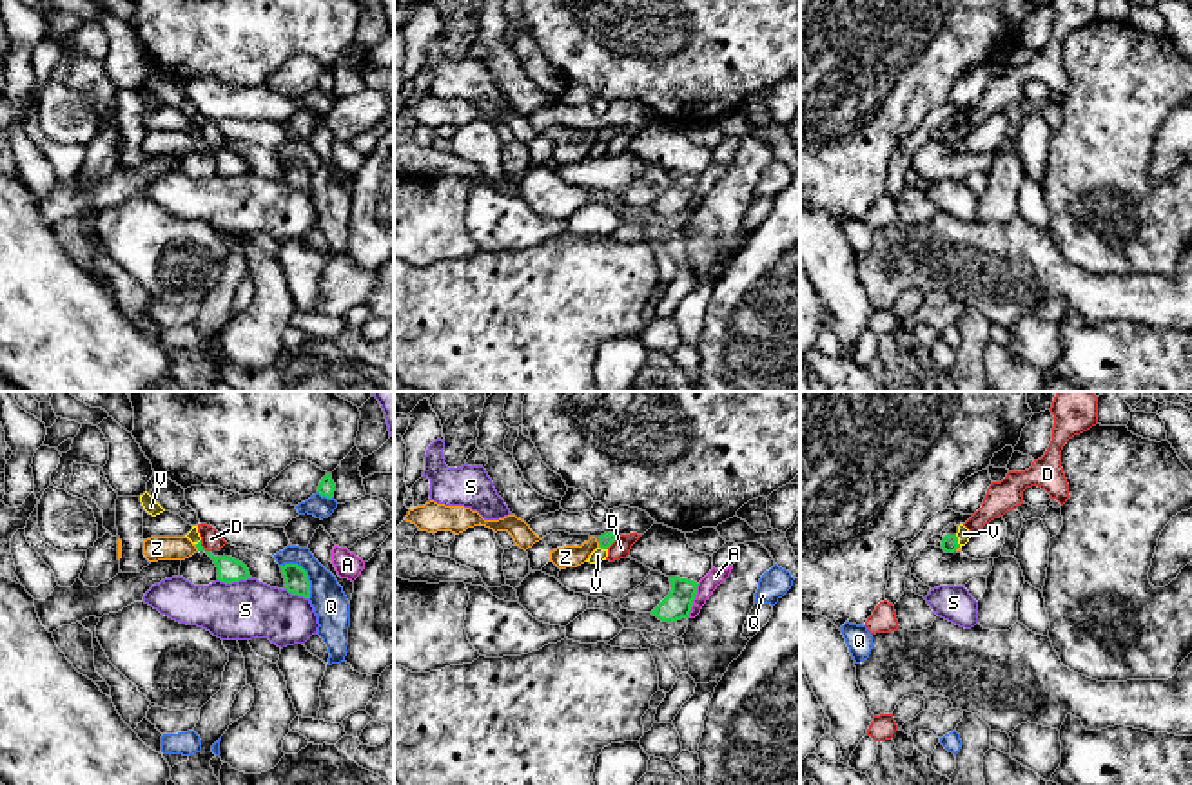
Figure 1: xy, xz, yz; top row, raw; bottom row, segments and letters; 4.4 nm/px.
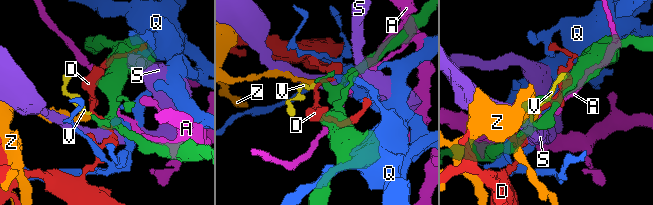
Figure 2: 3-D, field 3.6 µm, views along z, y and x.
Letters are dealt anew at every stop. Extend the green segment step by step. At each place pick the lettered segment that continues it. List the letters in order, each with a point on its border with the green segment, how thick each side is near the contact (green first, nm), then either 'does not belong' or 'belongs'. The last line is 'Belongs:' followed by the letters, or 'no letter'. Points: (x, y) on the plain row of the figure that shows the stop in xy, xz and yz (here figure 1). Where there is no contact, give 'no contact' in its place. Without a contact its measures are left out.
A: contact xz (693, 193); calibres 120 and 80 nm; does not belong
D: contact xy (202, 142); calibres 110 and 90 nm; does not belong
Q: contact xy (305, 167); calibres 110 and 160 nm; does not belong
S: contact xy (234, 174); calibres 110 and 260 nm; does not belong
V: contact yz (957, 135); calibres 80 and 60 nm; belongs
Z: contact xy (196, 140); calibres 110 and 110 nm; does not belong
Belongs: V

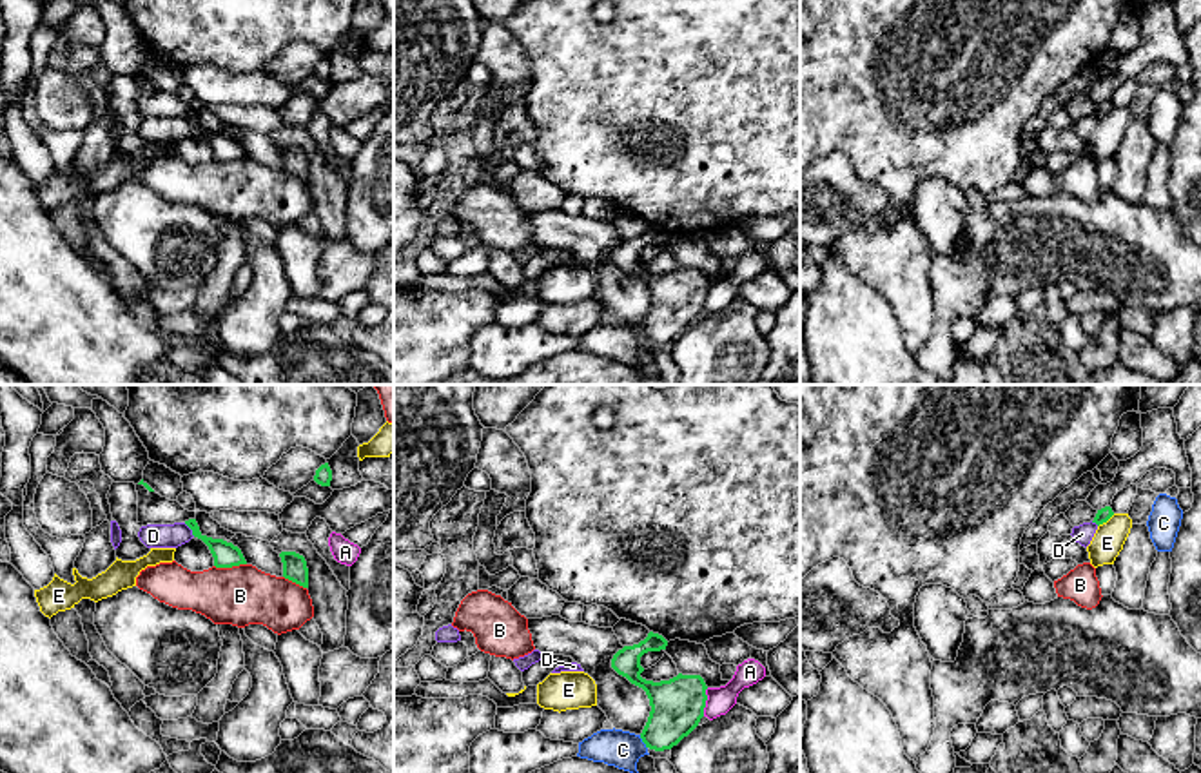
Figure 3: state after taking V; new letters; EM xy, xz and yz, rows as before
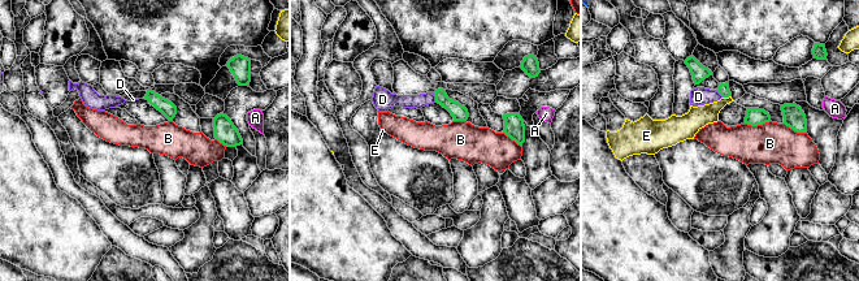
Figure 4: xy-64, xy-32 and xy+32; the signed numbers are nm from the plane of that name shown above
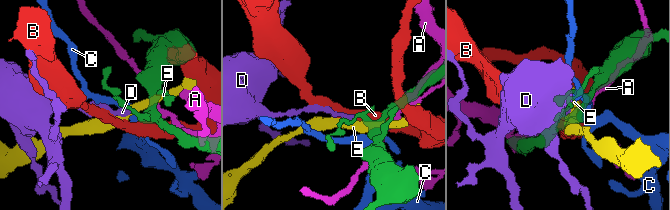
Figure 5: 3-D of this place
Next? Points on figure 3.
A: contact xz (704, 296); calibres 240 and 110 nm; does not belong
B: contact xy (229, 160); calibres 110 and 260 nm; does not belong
C: contact xz (643, 334); calibres 240 and 160 nm; does not belong
D: contact xy (191, 122); calibres 110 and 110 nm; does not belong
E: contact yz (1105, 115); calibres 60 and 140 nm; does not belong
Belongs: no letter

